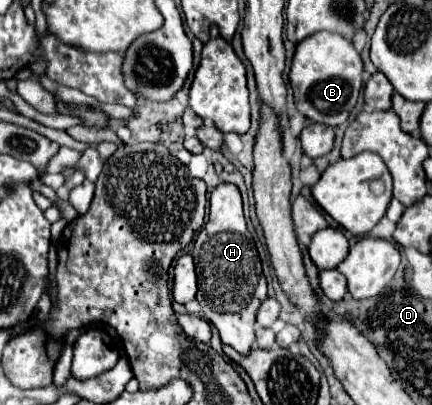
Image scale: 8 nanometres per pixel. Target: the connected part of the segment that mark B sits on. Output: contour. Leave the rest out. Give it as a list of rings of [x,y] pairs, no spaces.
[[[318,31],[318,35],[308,35],[298,43],[288,79],[294,89],[296,107],[302,115],[316,123],[338,127],[348,119],[358,101],[362,89],[362,59],[350,39],[330,31]]]

